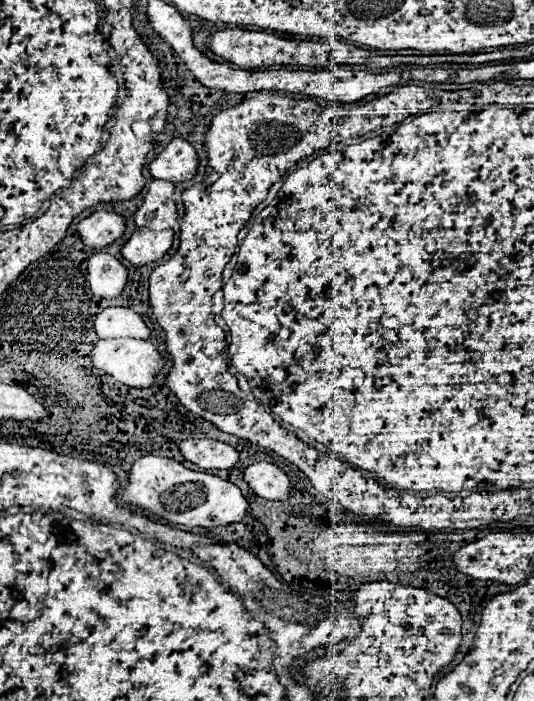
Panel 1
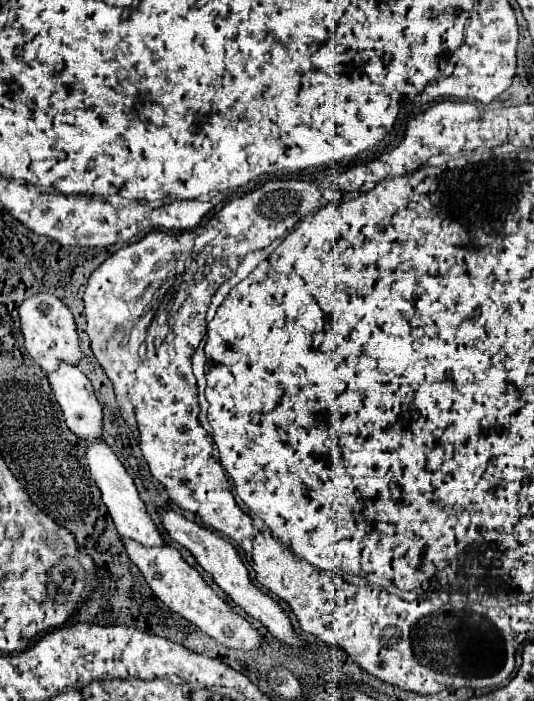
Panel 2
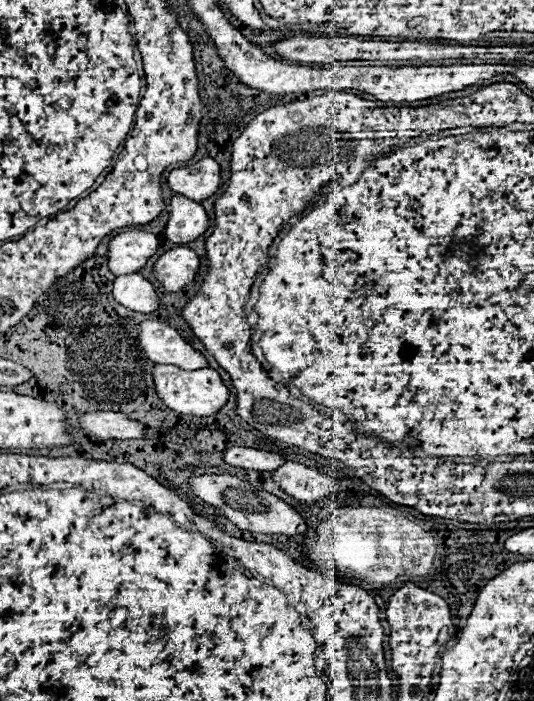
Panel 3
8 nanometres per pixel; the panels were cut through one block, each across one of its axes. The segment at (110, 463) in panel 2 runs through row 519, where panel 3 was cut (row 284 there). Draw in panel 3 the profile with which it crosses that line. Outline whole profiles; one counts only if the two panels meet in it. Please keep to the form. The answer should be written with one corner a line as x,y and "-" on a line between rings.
140,274
116,276
112,284
112,296
116,302
134,312
148,314
158,308
158,294
154,286

